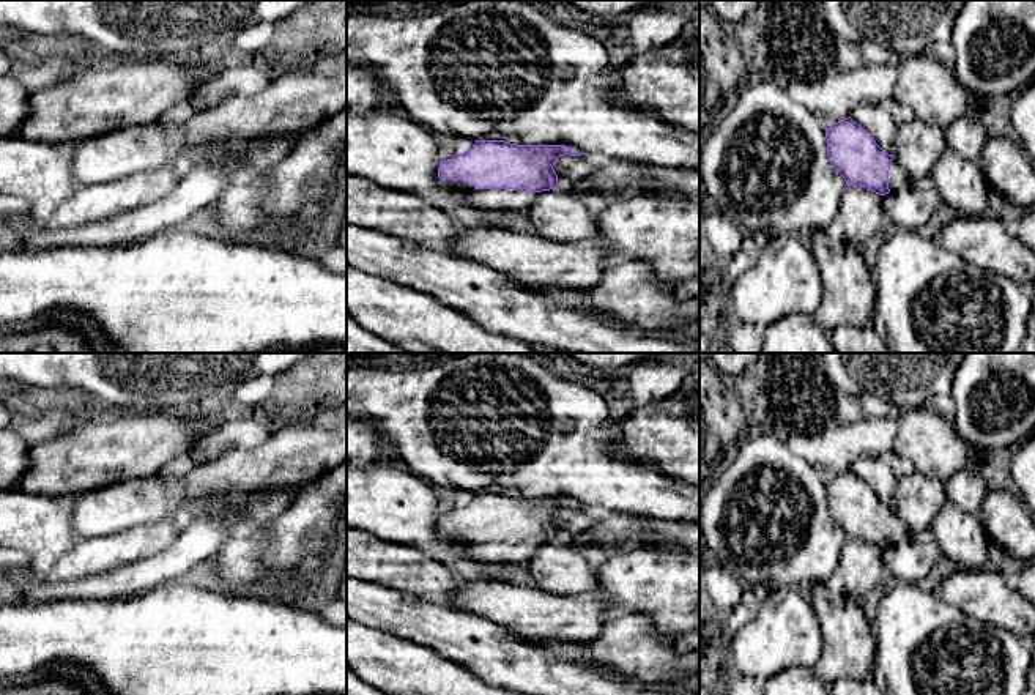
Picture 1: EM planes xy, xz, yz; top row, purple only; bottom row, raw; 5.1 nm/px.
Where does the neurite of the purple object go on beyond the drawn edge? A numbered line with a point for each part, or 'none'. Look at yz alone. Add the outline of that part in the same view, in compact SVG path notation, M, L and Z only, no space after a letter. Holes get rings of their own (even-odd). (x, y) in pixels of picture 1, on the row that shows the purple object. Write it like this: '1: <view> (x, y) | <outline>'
1: yz (898, 178) | M893 158L888 170L888 189L890 192L900 191L907 188L911 183L911 178L907 173L901 169L898 161Z

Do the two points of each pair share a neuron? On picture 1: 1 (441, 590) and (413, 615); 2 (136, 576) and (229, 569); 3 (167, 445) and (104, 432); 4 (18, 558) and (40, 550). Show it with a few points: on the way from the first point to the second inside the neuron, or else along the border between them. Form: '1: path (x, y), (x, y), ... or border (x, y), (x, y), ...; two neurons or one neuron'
1: border (397, 588), (426, 598), (437, 598), (443, 602); two neurons
2: border (230, 536), (215, 557); two neurons
3: path (152, 445), (120, 445); one neuron
4: border (16, 549), (21, 549), (35, 563); two neurons

